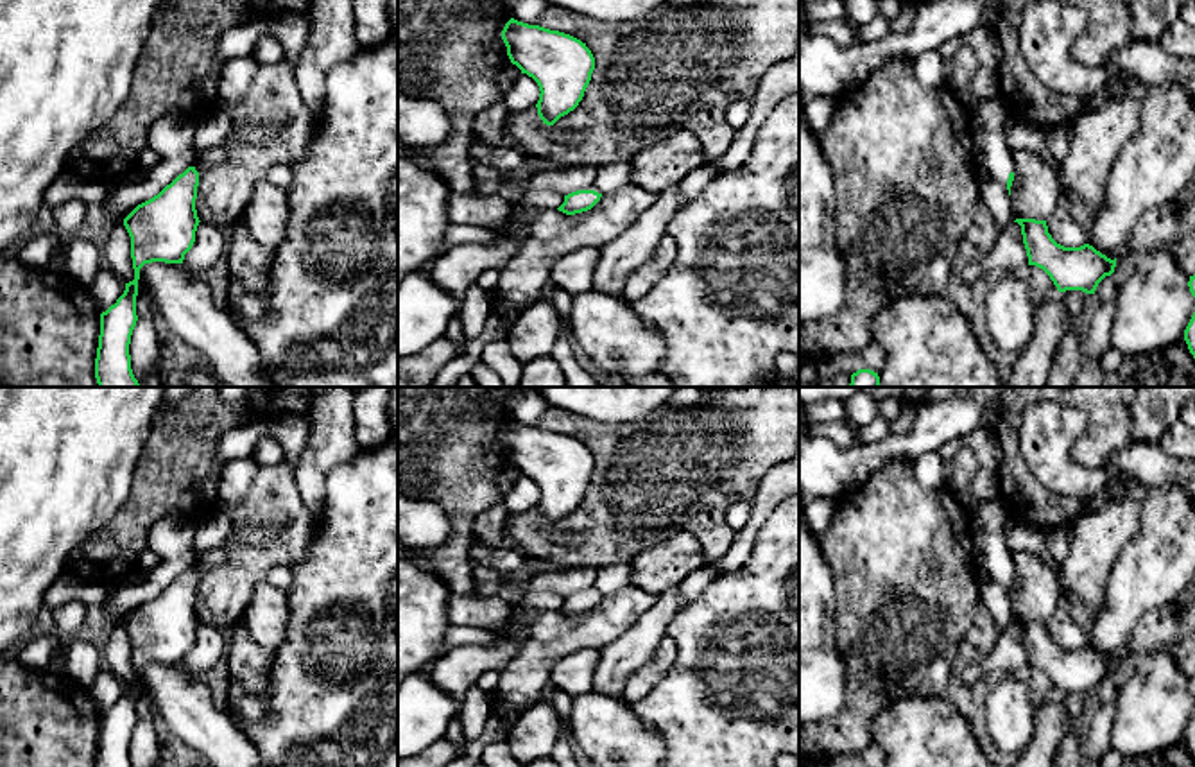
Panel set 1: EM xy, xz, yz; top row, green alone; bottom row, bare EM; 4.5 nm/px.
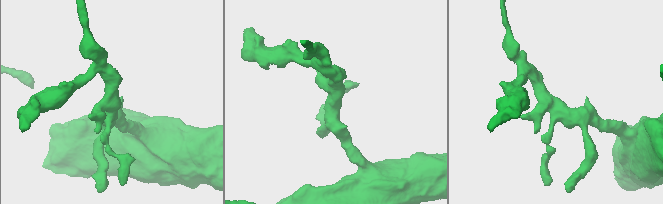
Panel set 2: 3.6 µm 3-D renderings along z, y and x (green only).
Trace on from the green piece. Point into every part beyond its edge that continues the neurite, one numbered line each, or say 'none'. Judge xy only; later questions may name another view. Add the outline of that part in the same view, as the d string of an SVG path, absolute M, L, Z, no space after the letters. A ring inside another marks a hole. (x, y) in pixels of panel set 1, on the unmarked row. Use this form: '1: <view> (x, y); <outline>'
none

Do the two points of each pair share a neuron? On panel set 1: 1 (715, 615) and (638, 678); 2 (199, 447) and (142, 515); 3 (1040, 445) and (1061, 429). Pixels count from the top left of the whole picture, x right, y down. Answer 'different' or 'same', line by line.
1: different
2: same
3: same

